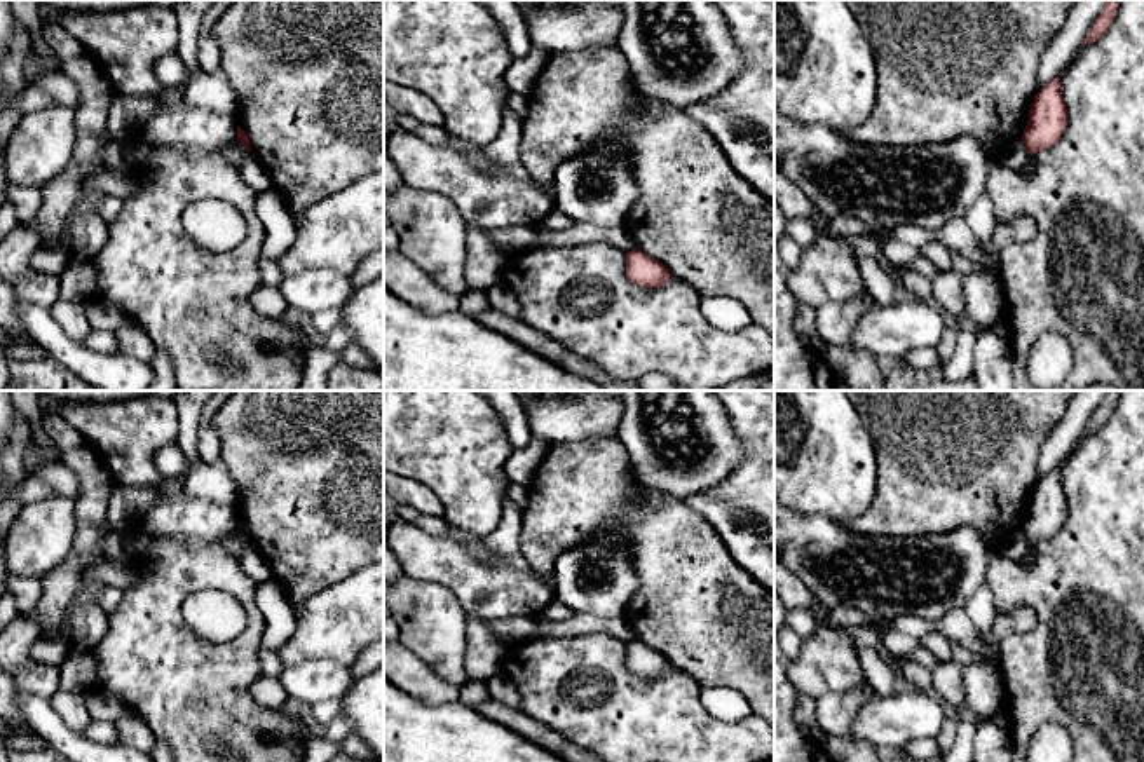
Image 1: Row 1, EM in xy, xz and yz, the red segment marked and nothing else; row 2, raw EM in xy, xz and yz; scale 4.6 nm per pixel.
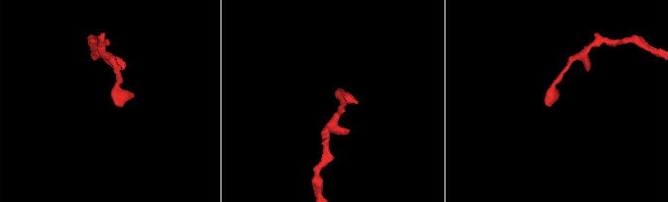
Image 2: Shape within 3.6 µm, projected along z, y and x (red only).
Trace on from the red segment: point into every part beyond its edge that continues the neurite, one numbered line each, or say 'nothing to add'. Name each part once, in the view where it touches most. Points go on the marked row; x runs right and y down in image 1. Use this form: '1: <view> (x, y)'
nothing to add

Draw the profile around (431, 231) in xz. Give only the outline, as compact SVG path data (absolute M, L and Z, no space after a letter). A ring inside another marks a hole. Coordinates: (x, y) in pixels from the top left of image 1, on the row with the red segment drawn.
M405 181L392 190L384 190L384 211L391 218L391 227L399 237L399 253L419 265L438 286L462 295L469 289L466 282L466 221L459 208L436 192L424 192L408 187Z

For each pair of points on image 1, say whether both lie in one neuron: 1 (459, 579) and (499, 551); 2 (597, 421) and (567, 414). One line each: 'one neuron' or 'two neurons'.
1: two neurons
2: one neuron

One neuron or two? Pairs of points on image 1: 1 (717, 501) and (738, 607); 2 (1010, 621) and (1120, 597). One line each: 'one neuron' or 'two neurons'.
1: two neurons
2: two neurons

